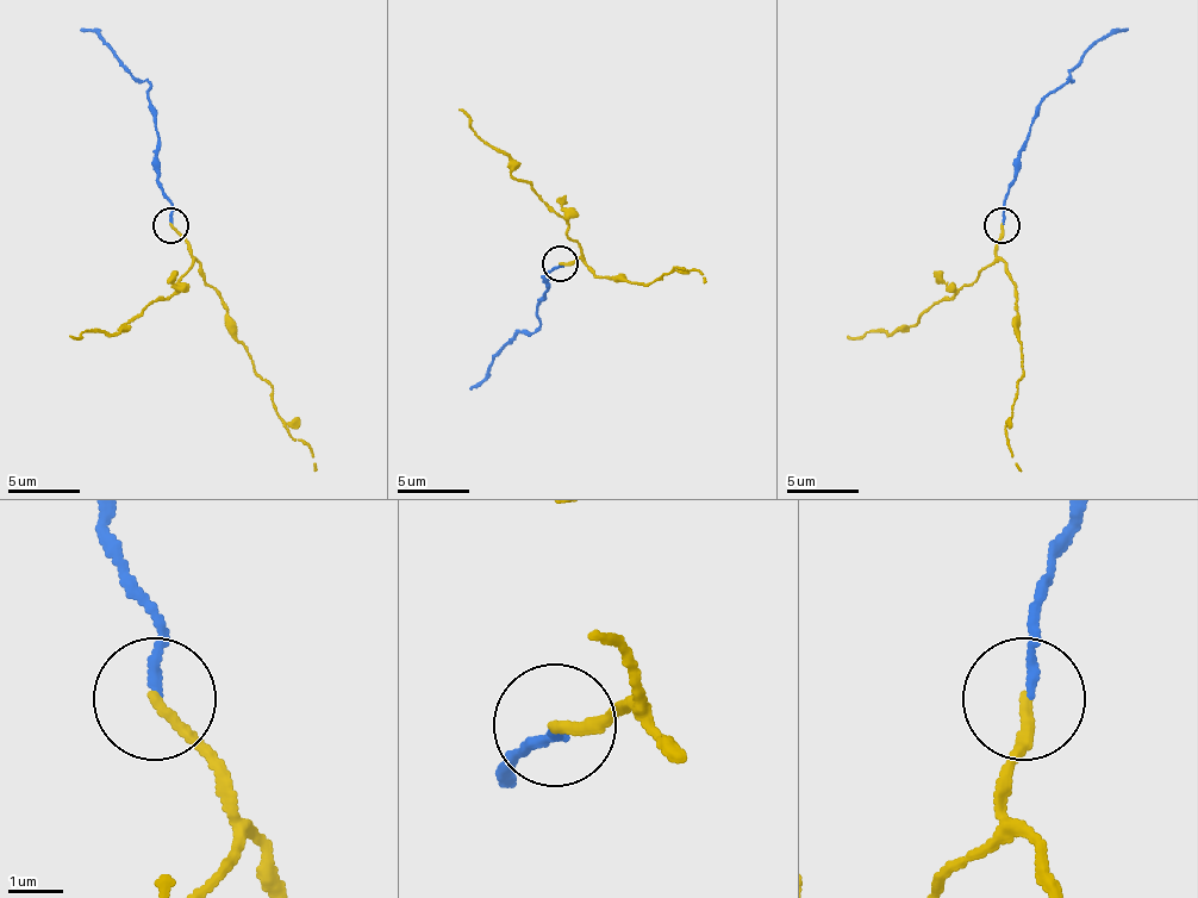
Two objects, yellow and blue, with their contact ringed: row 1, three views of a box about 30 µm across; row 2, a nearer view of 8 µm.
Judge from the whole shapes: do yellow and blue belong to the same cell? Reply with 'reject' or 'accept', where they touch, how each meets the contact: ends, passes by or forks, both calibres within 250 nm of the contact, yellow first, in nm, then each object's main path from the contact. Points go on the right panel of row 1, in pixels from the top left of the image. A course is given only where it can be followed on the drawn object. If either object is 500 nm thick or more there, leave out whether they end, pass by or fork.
accept | (1002, 225) | yellow ends | blue ends | 200/150 nm | yellow via (1003, 225), (996, 247), (1017, 297), (1024, 375), (1006, 429), (1021, 472) | blue via (1003, 222), (1003, 204), (1014, 179), (1014, 161), (1039, 107), (1099, 39), (1128, 29)

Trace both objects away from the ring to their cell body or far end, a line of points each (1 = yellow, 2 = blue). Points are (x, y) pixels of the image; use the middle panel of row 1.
1: (560, 264), (578, 257), (610, 279), (649, 286), (674, 268), (699, 272), (706, 282)
2: (560, 264), (563, 264), (549, 275), (538, 325), (520, 332), (470, 390)

